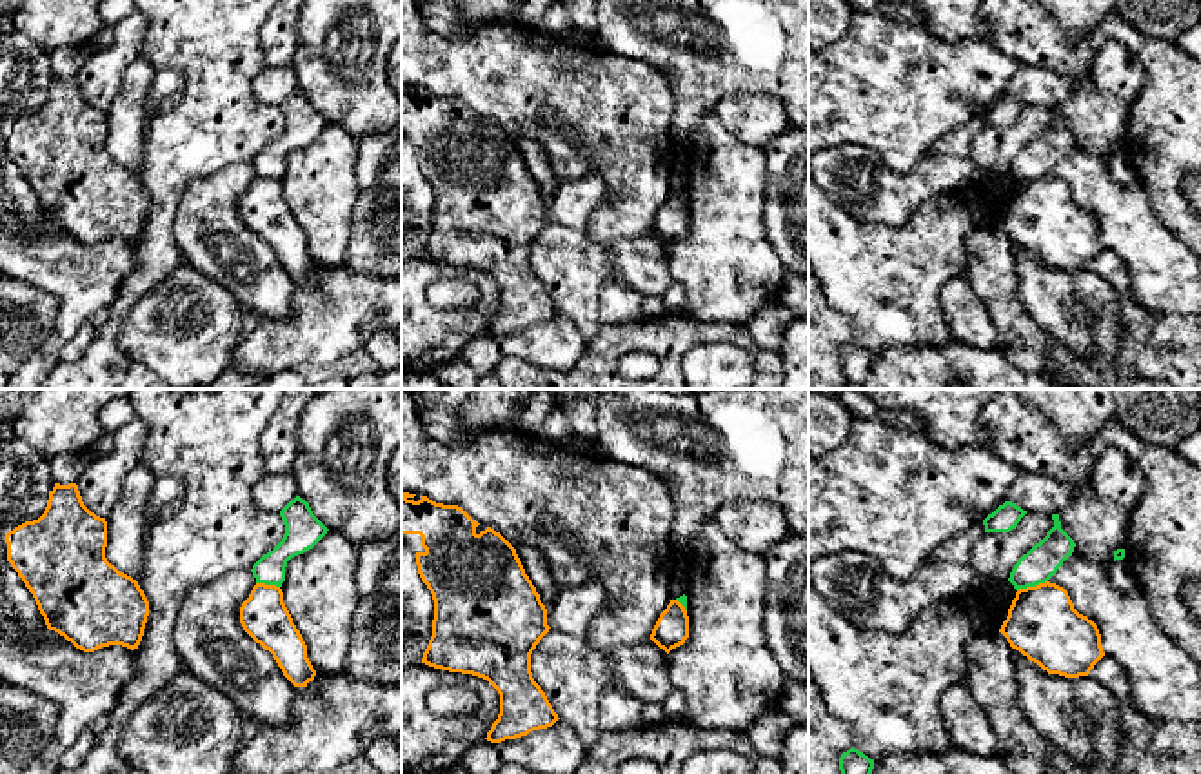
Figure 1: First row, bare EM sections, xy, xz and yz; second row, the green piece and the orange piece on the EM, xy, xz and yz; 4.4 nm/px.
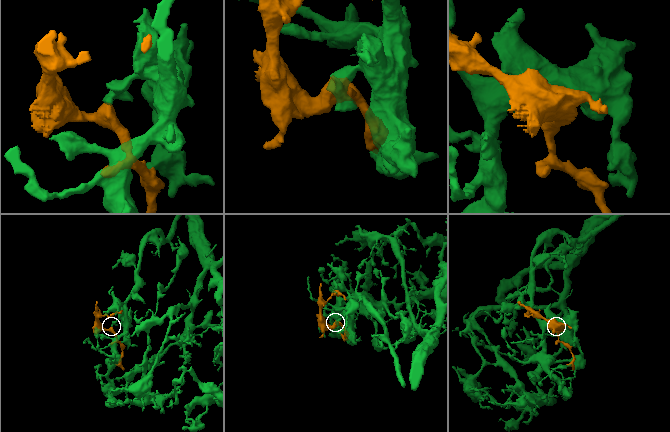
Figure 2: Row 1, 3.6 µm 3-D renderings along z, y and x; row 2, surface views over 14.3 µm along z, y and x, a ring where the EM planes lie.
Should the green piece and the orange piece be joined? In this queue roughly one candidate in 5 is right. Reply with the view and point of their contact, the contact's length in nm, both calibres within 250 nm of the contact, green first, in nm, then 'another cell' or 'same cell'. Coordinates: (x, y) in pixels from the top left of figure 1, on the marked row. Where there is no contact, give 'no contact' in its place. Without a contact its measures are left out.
contact yz (1032, 585); length 140 nm; calibres 160 and 320 nm; another cell

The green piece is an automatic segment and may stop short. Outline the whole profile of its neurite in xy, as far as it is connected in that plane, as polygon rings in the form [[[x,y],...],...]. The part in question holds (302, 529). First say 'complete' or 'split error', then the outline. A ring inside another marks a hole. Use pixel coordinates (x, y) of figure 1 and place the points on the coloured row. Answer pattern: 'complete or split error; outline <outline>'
complete; outline [[[296,496],[282,511],[285,525],[282,541],[263,554],[251,569],[256,583],[282,587],[287,561],[313,549],[325,534],[327,527],[313,514],[309,503]]]

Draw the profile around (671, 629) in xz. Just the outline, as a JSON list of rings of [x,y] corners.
[[[670,600],[667,609],[660,614],[650,640],[667,654],[683,645],[689,638],[689,616],[678,600]]]

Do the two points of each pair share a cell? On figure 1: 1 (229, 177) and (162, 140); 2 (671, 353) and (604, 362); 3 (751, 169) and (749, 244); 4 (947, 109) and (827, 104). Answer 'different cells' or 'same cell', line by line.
1: different cells
2: same cell
3: same cell
4: same cell

